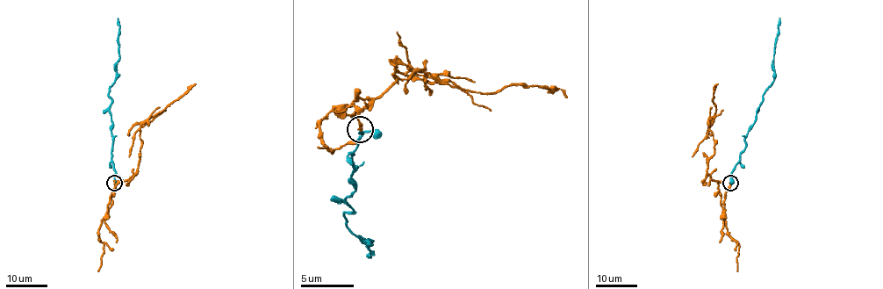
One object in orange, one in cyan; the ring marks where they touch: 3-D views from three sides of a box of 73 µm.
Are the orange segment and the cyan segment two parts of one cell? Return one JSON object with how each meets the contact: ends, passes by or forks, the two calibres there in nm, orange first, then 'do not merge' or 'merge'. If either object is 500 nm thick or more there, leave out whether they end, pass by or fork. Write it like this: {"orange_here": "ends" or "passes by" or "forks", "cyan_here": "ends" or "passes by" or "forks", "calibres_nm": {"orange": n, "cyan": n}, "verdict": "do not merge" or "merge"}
{"orange_here": "ends", "cyan_here": "ends", "calibres_nm": {"orange": 260, "cyan": 200}, "verdict": "do not merge"}

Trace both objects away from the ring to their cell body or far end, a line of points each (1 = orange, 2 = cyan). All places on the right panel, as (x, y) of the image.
1: (730, 183), (724, 207), (718, 182), (707, 172), (714, 146), (709, 128), (716, 112), (713, 91), (718, 83)
2: (730, 183), (731, 171), (746, 146), (745, 137), (754, 122), (764, 93), (773, 80), (773, 49), (778, 18)

